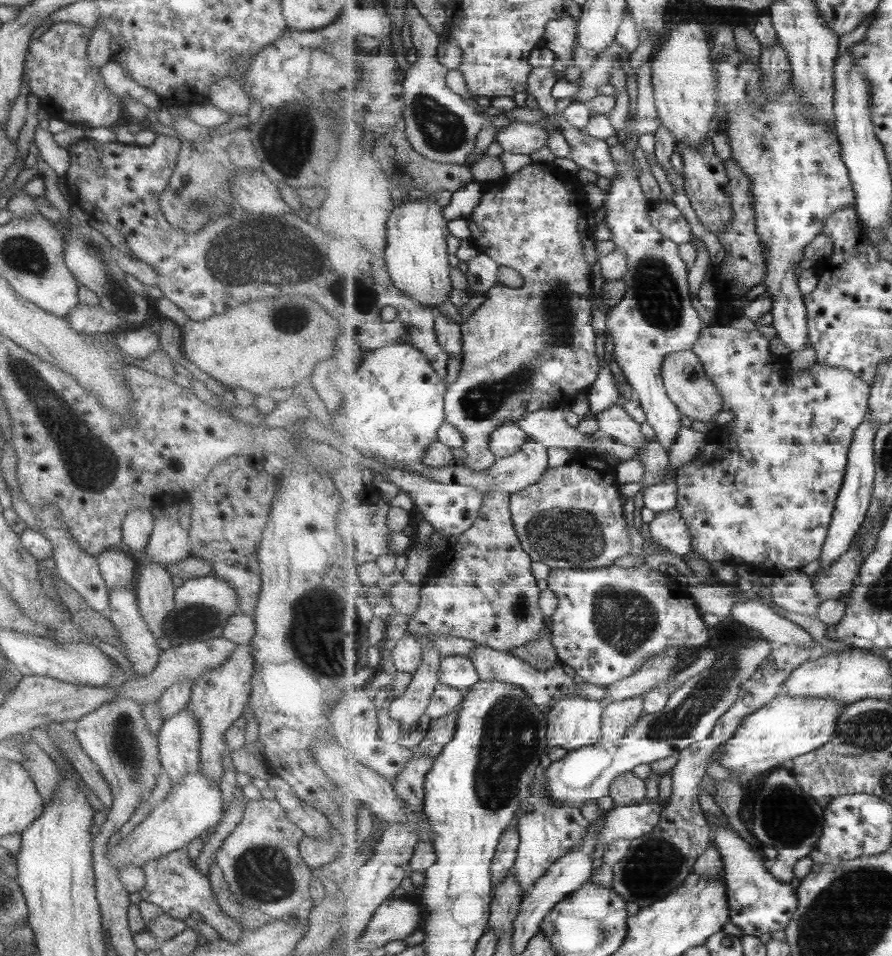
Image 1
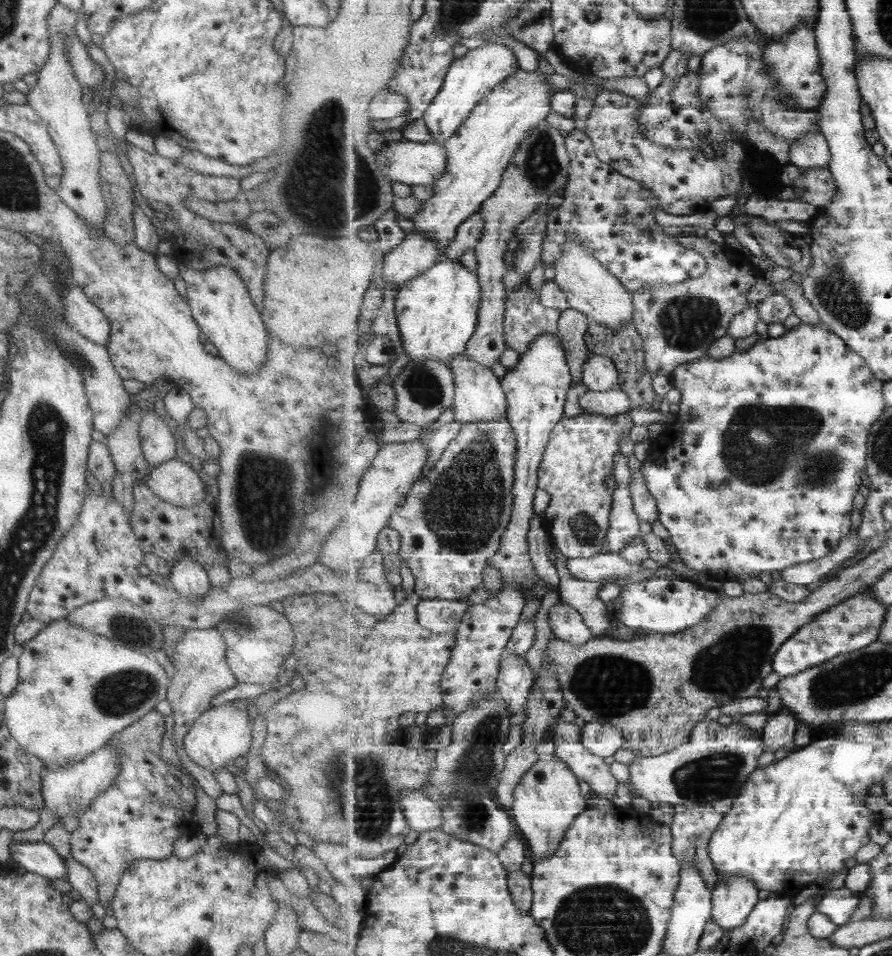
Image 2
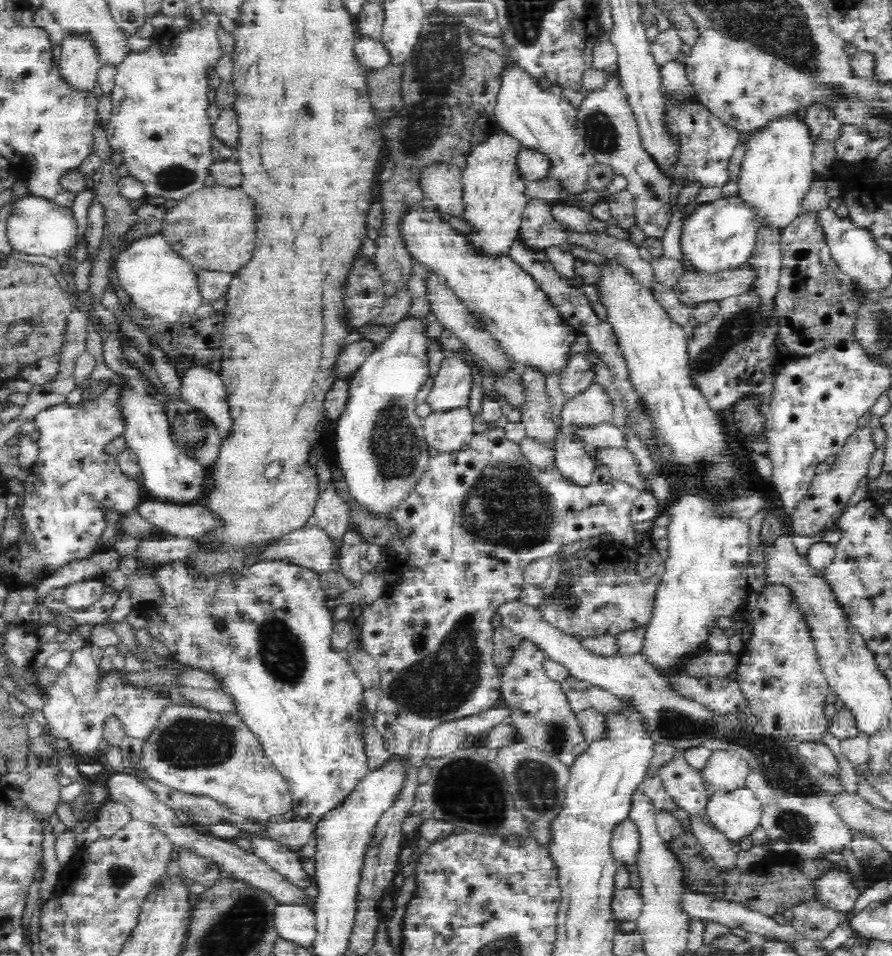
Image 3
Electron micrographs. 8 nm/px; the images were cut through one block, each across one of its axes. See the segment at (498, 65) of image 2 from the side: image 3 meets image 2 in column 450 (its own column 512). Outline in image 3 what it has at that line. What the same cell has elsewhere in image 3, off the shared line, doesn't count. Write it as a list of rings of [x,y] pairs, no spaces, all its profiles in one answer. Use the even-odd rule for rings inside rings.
[[[515,66],[502,73],[500,90],[494,108],[494,122],[504,134],[515,138],[522,148],[535,150],[549,161],[547,177],[555,180],[562,189],[562,199],[580,198],[590,189],[589,170],[597,163],[594,153],[586,148],[577,129],[577,109],[562,95],[542,90],[528,73]]]

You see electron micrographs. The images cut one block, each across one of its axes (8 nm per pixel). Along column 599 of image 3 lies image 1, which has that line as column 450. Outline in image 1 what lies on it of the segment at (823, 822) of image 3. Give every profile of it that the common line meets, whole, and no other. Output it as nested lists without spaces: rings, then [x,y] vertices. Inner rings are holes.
[[[453,655],[442,658],[440,683],[466,693],[480,682],[475,663],[470,657]]]

